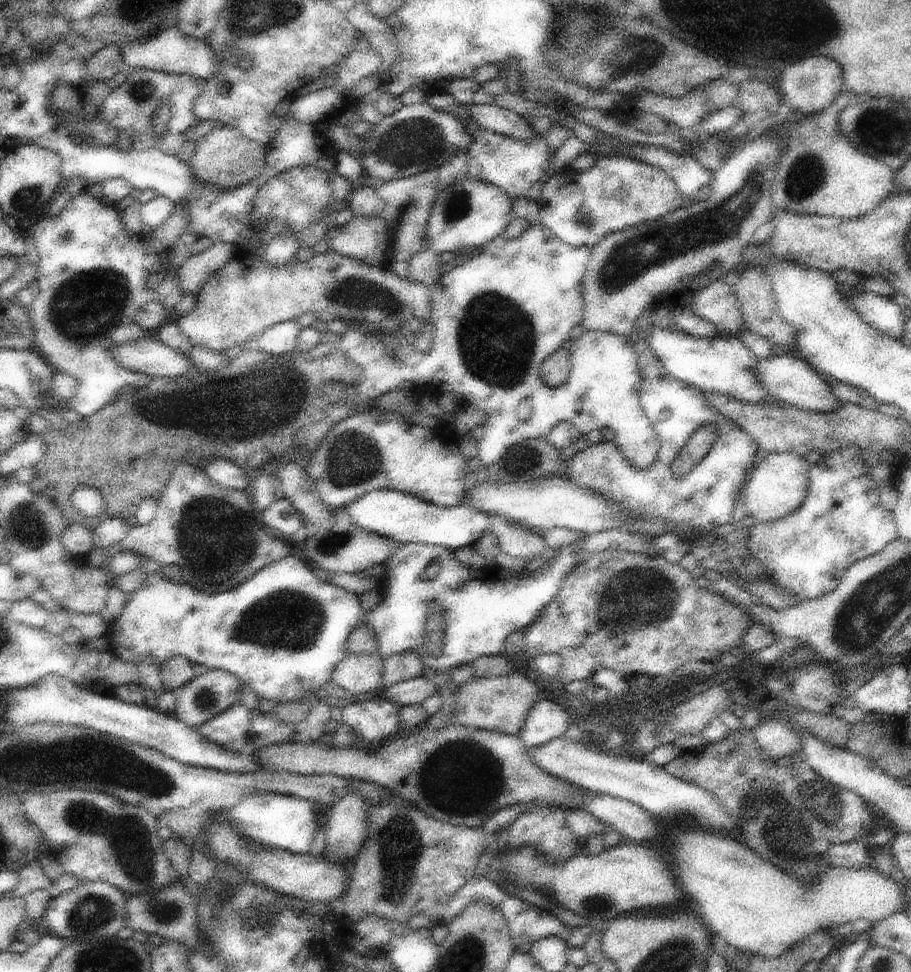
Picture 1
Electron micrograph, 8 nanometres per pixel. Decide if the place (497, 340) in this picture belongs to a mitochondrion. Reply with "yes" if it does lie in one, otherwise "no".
yes

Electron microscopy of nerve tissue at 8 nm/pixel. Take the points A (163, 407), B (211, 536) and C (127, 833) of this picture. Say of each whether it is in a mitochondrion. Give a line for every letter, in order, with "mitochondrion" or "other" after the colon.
A: mitochondrion
B: mitochondrion
C: mitochondrion

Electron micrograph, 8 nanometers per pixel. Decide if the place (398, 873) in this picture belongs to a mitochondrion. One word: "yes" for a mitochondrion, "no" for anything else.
yes

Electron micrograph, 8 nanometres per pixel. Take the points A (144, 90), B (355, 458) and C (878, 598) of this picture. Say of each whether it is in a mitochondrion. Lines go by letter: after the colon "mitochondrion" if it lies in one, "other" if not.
A: mitochondrion
B: mitochondrion
C: mitochondrion

